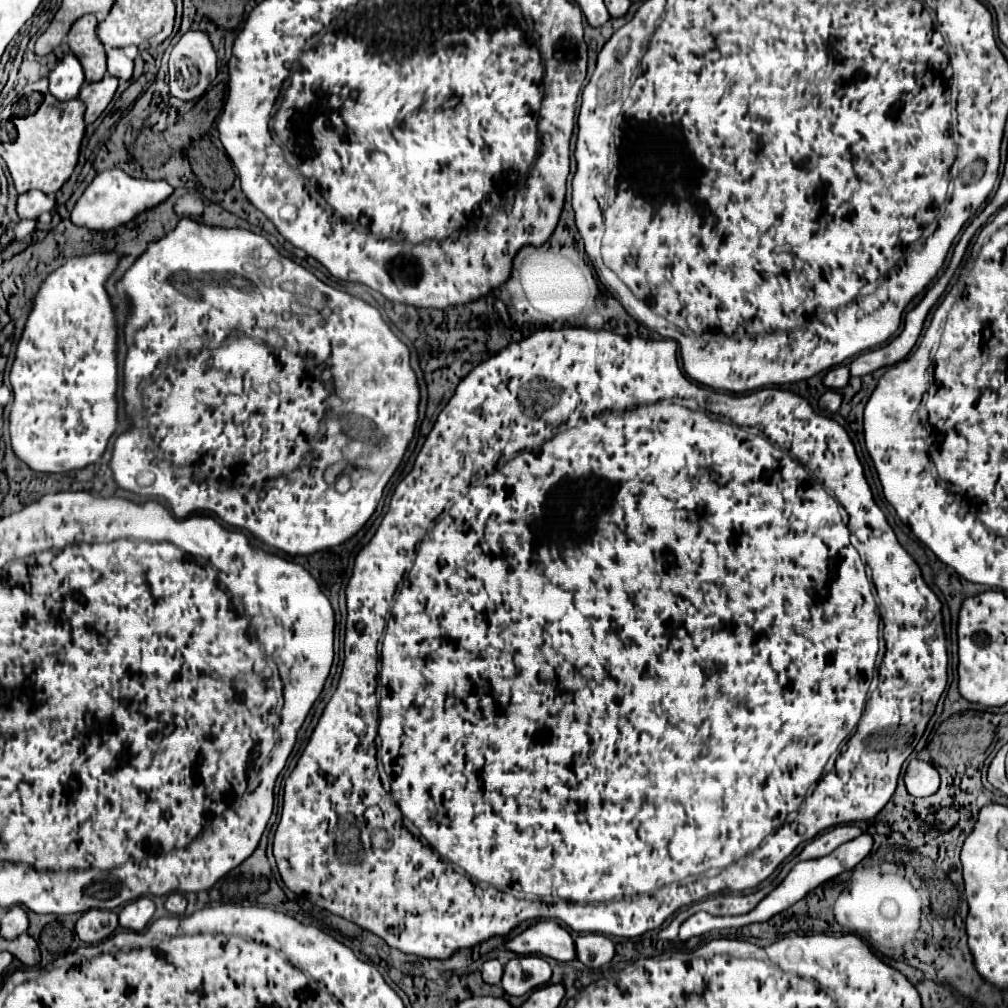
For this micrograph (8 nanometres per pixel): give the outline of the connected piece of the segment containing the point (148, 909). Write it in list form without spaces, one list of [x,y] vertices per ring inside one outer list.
[[[141,897],[119,911],[119,925],[131,931],[143,931],[155,913],[155,903],[149,897]]]

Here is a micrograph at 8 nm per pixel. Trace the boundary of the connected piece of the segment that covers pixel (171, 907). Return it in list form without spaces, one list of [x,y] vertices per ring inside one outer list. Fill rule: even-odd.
[[[171,893],[167,897],[167,901],[165,901],[165,909],[171,915],[183,915],[185,913],[185,907],[187,907],[187,899],[181,893]]]

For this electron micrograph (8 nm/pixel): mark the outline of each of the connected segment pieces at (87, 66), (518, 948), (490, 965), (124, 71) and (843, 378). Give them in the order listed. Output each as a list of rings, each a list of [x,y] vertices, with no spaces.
[[[83,15],[77,19],[69,31],[69,47],[79,59],[85,81],[99,81],[105,75],[105,49],[97,37],[95,15]]]
[[[539,921],[527,931],[517,935],[507,947],[521,955],[543,955],[557,961],[575,961],[577,953],[573,947],[571,933],[555,921]]]
[[[487,961],[483,965],[483,981],[489,983],[489,985],[497,985],[501,981],[501,975],[503,975],[503,965],[499,961]]]
[[[109,49],[107,51],[107,73],[117,79],[129,81],[133,73],[133,61],[123,53],[123,49]]]
[[[845,365],[829,369],[827,375],[823,377],[823,385],[827,389],[841,389],[847,385],[847,381],[849,381],[849,369]]]

